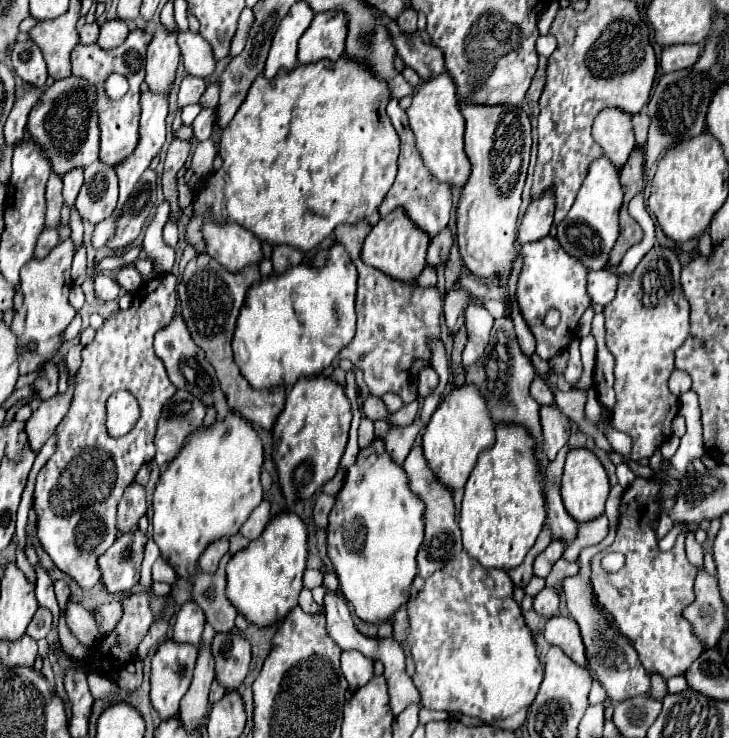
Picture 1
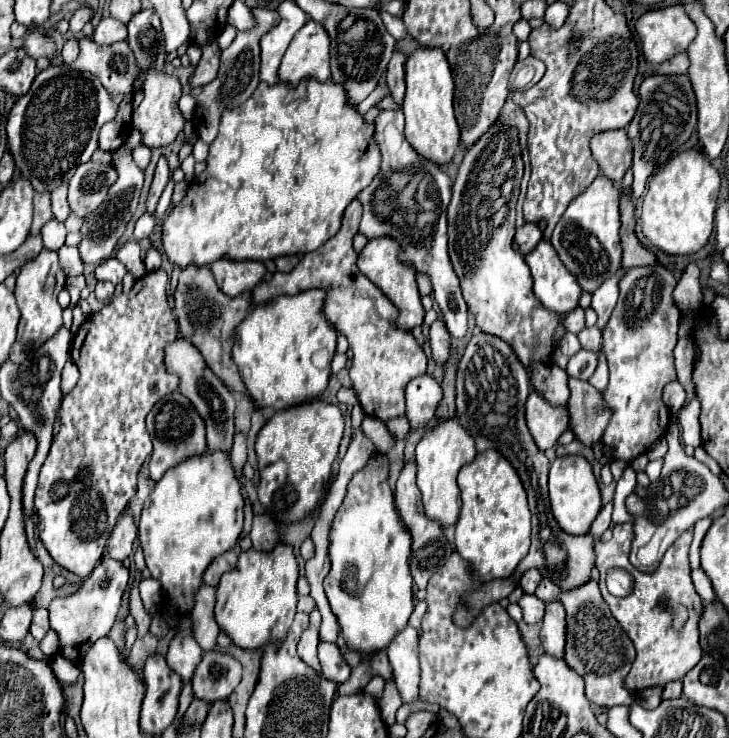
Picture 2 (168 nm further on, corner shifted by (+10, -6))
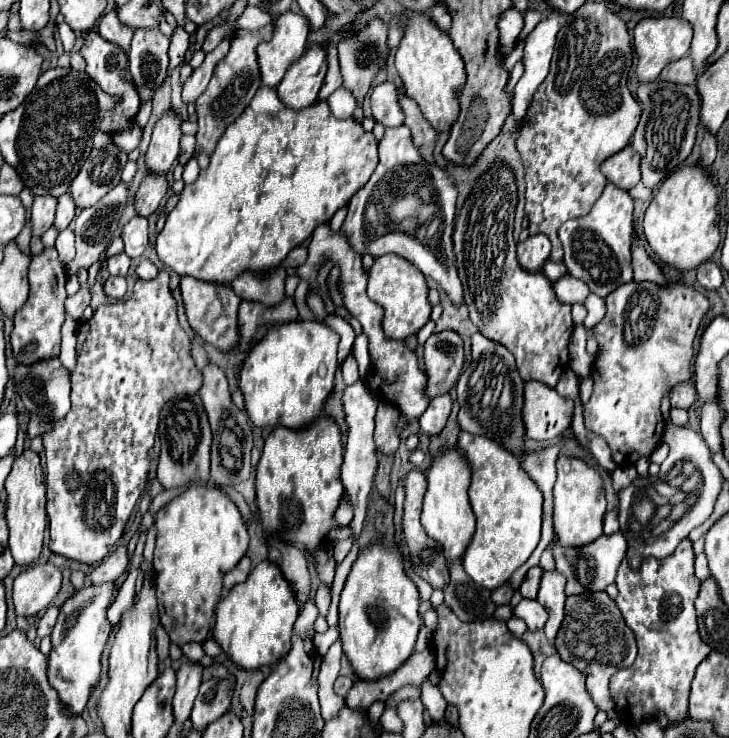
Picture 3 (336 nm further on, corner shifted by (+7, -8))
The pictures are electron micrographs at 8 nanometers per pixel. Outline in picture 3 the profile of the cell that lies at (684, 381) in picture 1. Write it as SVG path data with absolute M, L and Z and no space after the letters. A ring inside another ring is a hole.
M685 382L685 384L677 384L673 388L673 394L671 394L671 406L673 408L685 408L689 410L689 406L697 400L697 392L695 392L695 386L693 382Z

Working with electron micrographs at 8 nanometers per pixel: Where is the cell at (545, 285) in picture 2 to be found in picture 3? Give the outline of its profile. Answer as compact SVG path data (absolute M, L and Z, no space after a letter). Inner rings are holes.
M549 260L549 262L543 266L543 274L545 274L551 282L555 282L557 278L561 278L565 272L567 272L565 264L557 264L557 262L553 262L553 260Z

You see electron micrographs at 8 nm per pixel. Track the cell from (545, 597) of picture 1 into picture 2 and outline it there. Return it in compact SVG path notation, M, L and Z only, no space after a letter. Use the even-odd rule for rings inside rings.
M524 594L518 604L522 608L522 614L524 614L524 622L526 624L536 624L536 622L540 622L544 618L546 604L536 594Z

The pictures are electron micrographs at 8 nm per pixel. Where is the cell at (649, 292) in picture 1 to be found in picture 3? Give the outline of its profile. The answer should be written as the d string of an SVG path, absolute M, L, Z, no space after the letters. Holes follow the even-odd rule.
M629 282L605 298L607 314L593 326L591 334L599 344L599 352L591 370L593 396L585 406L585 426L605 438L617 466L633 466L641 456L651 456L663 438L665 420L661 414L661 398L675 384L691 380L693 340L701 318L709 310L709 300L689 286L657 286L649 282Z

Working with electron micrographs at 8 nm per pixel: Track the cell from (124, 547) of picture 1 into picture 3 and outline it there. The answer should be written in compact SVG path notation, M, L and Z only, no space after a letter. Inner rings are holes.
M113 584L85 586L61 606L57 624L51 632L53 648L47 656L47 680L59 694L59 702L63 704L65 712L71 716L81 716L85 712L87 700L101 680L101 656L111 634L107 620L107 606L111 604L111 596Z

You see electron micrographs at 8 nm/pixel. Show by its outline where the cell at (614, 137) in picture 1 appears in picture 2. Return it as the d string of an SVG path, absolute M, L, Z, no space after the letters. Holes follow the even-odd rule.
M622 128L594 134L590 150L600 166L600 174L610 178L614 184L620 184L624 172L632 164L632 142L626 136L626 130Z

